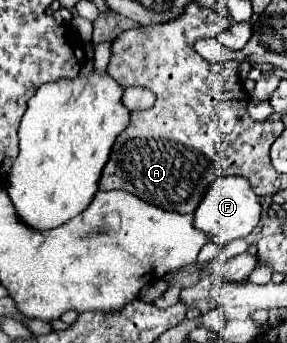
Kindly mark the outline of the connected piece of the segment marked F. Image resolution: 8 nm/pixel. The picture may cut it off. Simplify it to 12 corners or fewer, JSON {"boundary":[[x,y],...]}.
{"boundary":[[220,177],[194,213],[218,247],[260,223],[248,179]]}

